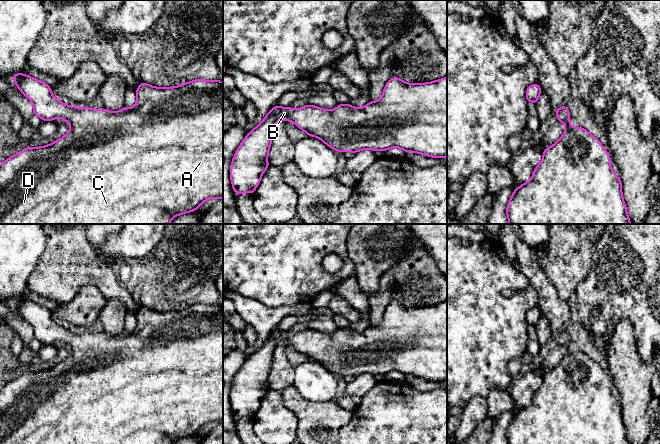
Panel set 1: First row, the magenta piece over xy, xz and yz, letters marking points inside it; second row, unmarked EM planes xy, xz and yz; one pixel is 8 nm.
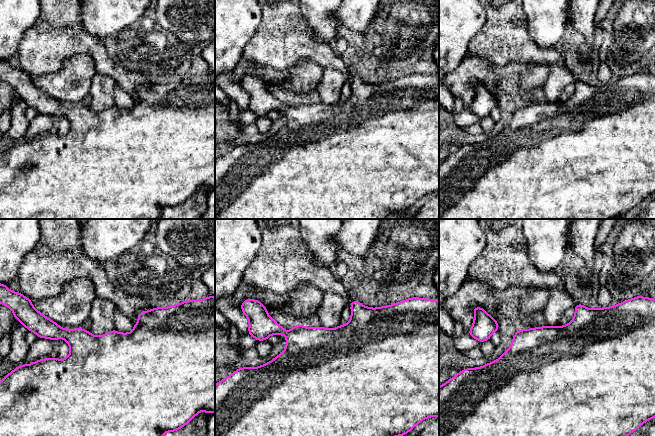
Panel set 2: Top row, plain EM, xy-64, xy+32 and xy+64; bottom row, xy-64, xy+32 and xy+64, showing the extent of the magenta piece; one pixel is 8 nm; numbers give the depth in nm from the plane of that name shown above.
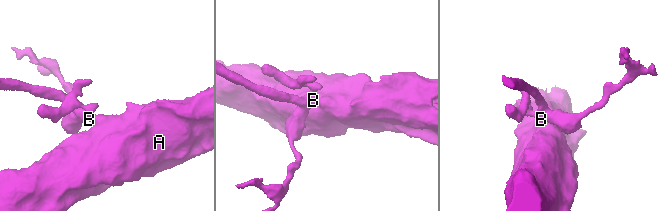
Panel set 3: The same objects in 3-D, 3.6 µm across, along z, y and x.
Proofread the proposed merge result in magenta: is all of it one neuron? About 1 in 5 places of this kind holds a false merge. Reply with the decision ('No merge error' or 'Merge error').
No merge error

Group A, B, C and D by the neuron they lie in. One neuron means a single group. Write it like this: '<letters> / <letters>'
A B C D

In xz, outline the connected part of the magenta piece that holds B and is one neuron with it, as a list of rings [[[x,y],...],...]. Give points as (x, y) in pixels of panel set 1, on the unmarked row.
[[[392,301],[385,309],[379,325],[370,325],[362,332],[349,327],[339,328],[333,334],[306,329],[293,334],[275,330],[263,345],[248,356],[238,371],[231,390],[230,403],[233,416],[253,418],[268,389],[268,377],[272,368],[276,347],[285,343],[294,346],[308,360],[317,361],[334,375],[357,377],[364,373],[386,375],[397,371],[428,381],[447,381],[447,301],[428,307],[406,307]]]

